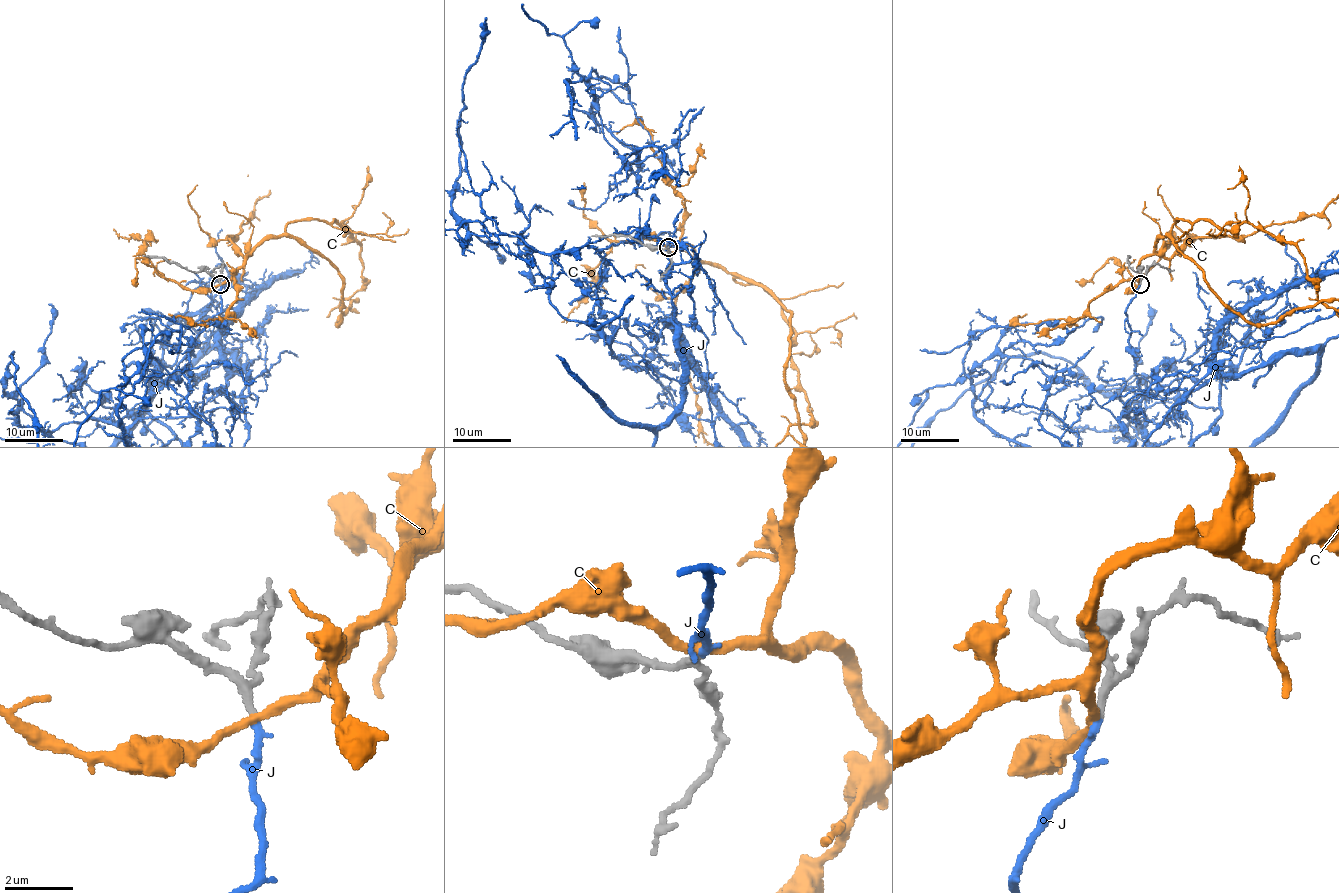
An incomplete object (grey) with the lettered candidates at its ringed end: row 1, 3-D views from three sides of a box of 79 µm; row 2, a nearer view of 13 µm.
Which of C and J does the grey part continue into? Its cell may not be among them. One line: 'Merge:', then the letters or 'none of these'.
Merge: J

